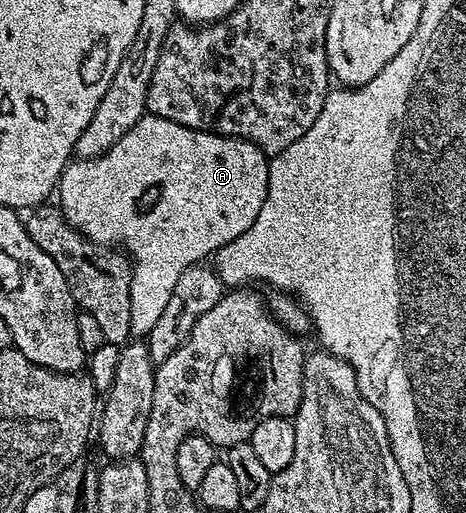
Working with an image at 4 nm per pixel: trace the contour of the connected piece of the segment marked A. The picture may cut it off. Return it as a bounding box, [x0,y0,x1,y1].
[56,112,269,336]

